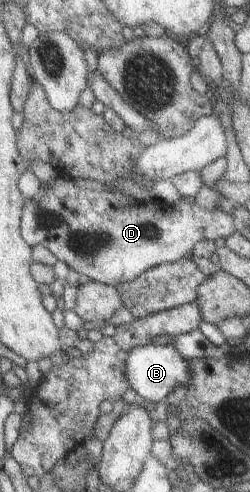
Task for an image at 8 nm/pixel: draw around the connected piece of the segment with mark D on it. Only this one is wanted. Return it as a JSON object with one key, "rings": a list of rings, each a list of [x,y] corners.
{"rings":[[[67,178],[49,183],[51,186],[46,190],[44,197],[35,194],[30,200],[25,201],[19,220],[20,239],[30,248],[44,247],[57,261],[74,270],[81,279],[93,280],[108,286],[132,281],[150,267],[189,256],[192,247],[198,241],[214,241],[217,238],[226,238],[234,232],[232,217],[228,213],[201,209],[183,199],[179,199],[173,205],[166,205],[153,197],[144,201],[134,201],[117,191],[80,189]]]}

